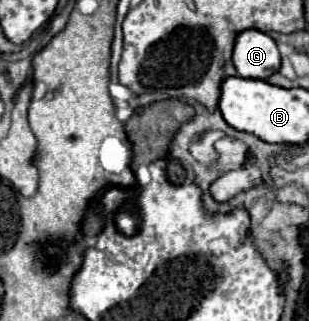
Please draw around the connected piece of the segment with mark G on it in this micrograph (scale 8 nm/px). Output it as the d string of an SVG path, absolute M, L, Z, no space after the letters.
M244 30L236 38L234 66L242 78L268 80L280 68L280 52L276 42L258 30Z

